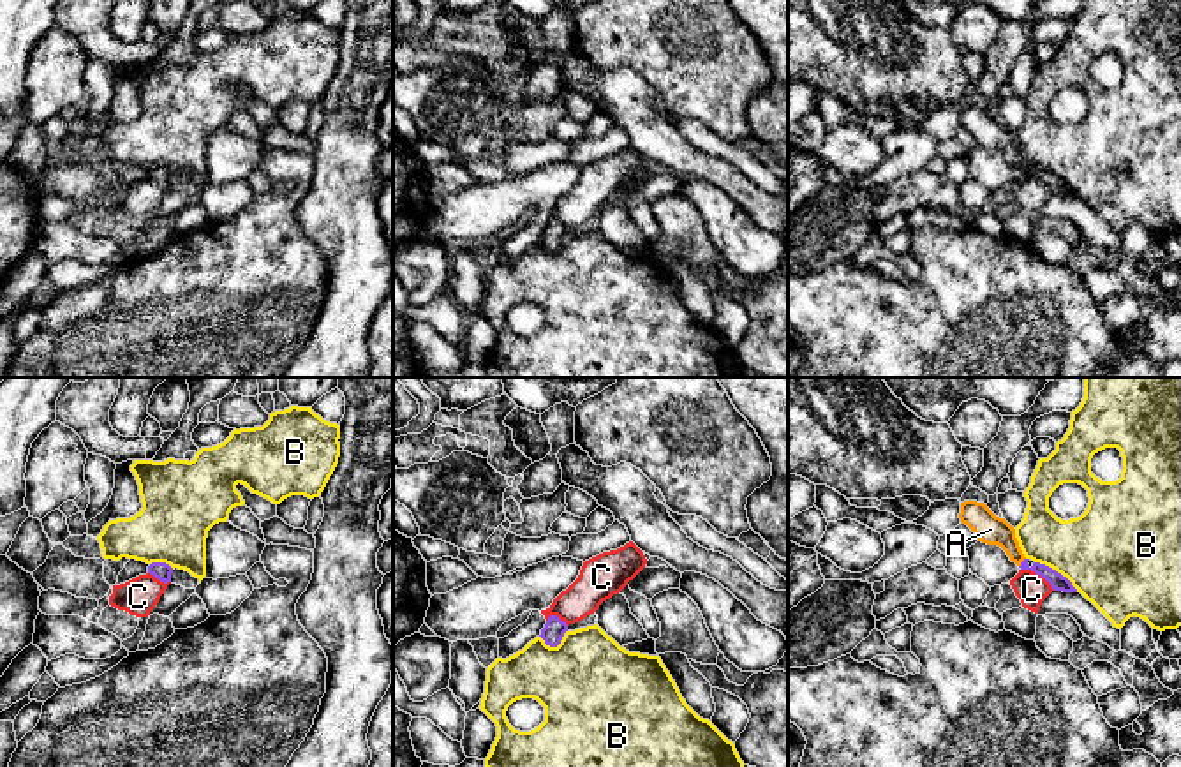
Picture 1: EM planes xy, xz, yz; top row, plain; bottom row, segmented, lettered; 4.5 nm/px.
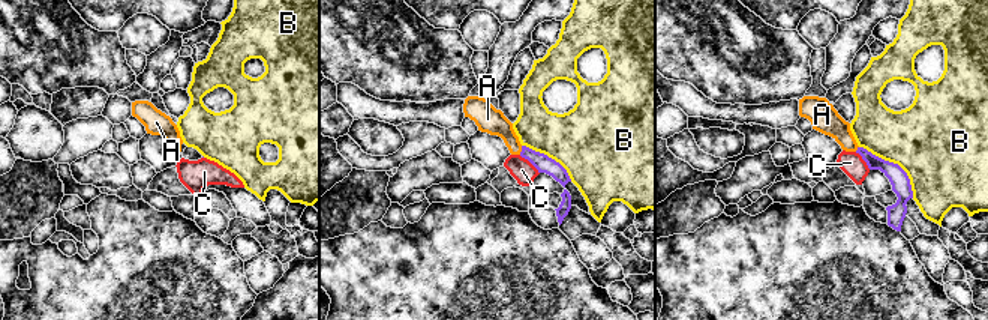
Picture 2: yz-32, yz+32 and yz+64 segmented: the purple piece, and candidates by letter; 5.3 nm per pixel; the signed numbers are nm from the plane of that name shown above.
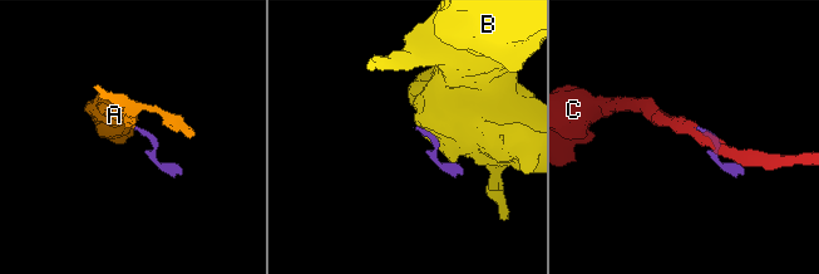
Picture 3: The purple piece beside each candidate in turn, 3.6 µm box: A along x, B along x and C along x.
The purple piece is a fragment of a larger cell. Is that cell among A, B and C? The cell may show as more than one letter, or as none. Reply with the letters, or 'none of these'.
A

